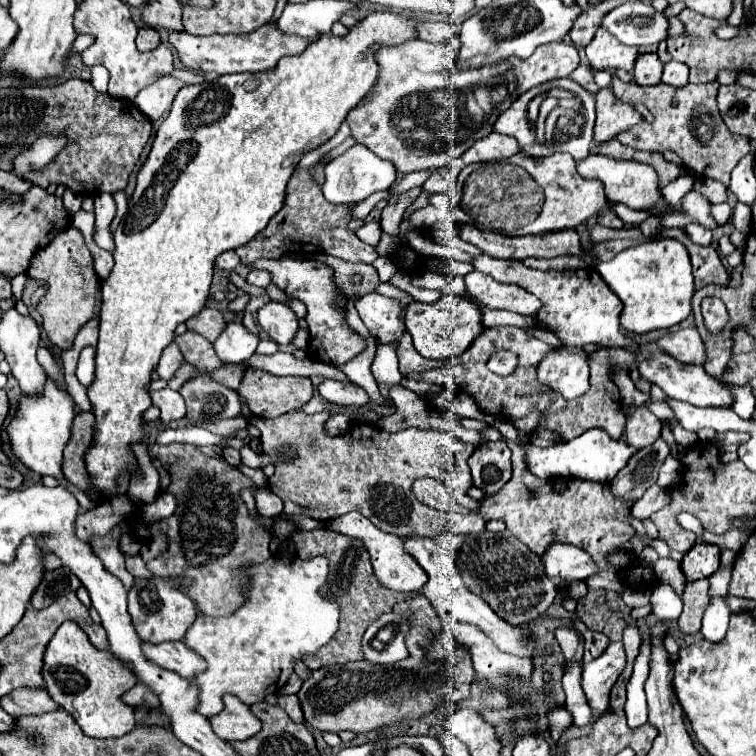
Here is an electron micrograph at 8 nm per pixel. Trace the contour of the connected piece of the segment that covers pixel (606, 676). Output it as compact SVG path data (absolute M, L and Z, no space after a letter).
M609 643L609 647L597 659L583 663L581 687L591 711L605 711L609 707L609 691L617 677L625 669L623 643Z

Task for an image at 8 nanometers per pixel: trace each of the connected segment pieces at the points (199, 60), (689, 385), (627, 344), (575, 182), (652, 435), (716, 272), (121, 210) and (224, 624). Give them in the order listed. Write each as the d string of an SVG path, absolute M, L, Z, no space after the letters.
M265 25L247 35L207 35L203 37L203 35L191 35L187 31L171 31L169 43L175 47L181 63L187 69L201 71L201 73L227 75L227 73L245 73L245 71L257 73L257 71L271 69L277 65L281 57L303 51L309 39L289 37L289 35L283 35L277 27Z
M651 353L645 361L641 361L637 365L637 369L639 369L639 375L643 379L661 387L671 399L687 401L687 403L697 405L697 407L731 407L731 403L733 403L729 391L715 377L705 373L703 367L679 363L679 361L675 361L673 357L669 357L665 353Z
M477 255L473 257L471 265L491 275L495 281L501 283L515 283L529 293L537 295L543 303L543 311L535 319L543 319L547 327L551 327L551 333L559 337L563 343L555 351L547 353L537 367L537 379L541 385L551 389L553 393L559 393L563 399L577 399L589 389L589 367L587 367L587 345L597 345L599 349L607 347L621 347L629 351L639 351L641 345L635 343L629 335L621 331L619 315L623 309L623 303L613 295L613 291L603 283L601 275L593 267L583 269L567 269L567 271L539 271L525 267L521 261L515 259L495 259L489 255Z
M555 153L555 155L545 157L545 159L535 159L535 161L527 159L527 165L533 167L529 173L537 181L537 185L543 189L545 201L543 201L541 211L539 211L539 215L535 219L531 217L531 221L521 223L521 227L517 229L517 237L559 233L559 231L565 231L565 229L577 229L589 217L599 215L607 207L607 199L603 195L603 185L599 181L581 179L577 169L575 169L575 161L573 161L571 155Z
M639 407L627 419L627 443L635 449L643 449L653 445L661 437L663 423L645 407Z
M665 229L659 237L675 237L689 249L691 263L693 263L695 289L701 289L709 283L717 283L717 285L727 285L729 283L727 269L721 265L721 259L719 259L717 251L711 245L701 247L701 245L691 243L681 229Z
M115 191L113 193L113 199L115 199L115 203L117 206L117 212L114 220L110 225L111 233L114 234L119 223L121 223L121 219L123 219L123 215L127 213L127 195L125 195L125 191Z
M291 554L282 557L272 555L271 559L263 563L249 561L233 571L233 577L239 581L241 595L245 597L241 607L237 607L231 615L225 617L199 615L185 635L185 643L207 661L207 671L203 675L193 677L195 685L201 691L197 707L201 715L205 717L217 715L223 709L221 697L225 693L239 697L245 705L265 701L267 695L281 691L287 679L295 673L293 665L297 661L303 661L303 657L313 655L313 651L319 651L323 645L331 641L331 637L337 633L339 627L341 605L323 597L319 591L327 579L327 573L329 573L327 557L317 555L311 559L299 559L297 555Z

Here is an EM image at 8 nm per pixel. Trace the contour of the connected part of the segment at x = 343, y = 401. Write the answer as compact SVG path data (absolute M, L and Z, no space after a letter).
M325 379L319 383L317 391L325 401L335 403L335 405L365 405L365 403L369 403L369 397L361 387L343 385L339 381Z

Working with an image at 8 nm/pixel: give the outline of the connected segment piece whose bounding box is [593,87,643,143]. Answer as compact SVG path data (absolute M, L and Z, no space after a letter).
M611 87L599 89L597 97L597 121L595 121L595 143L607 143L615 139L619 133L639 125L643 115L635 111L633 105L621 103L615 99Z

